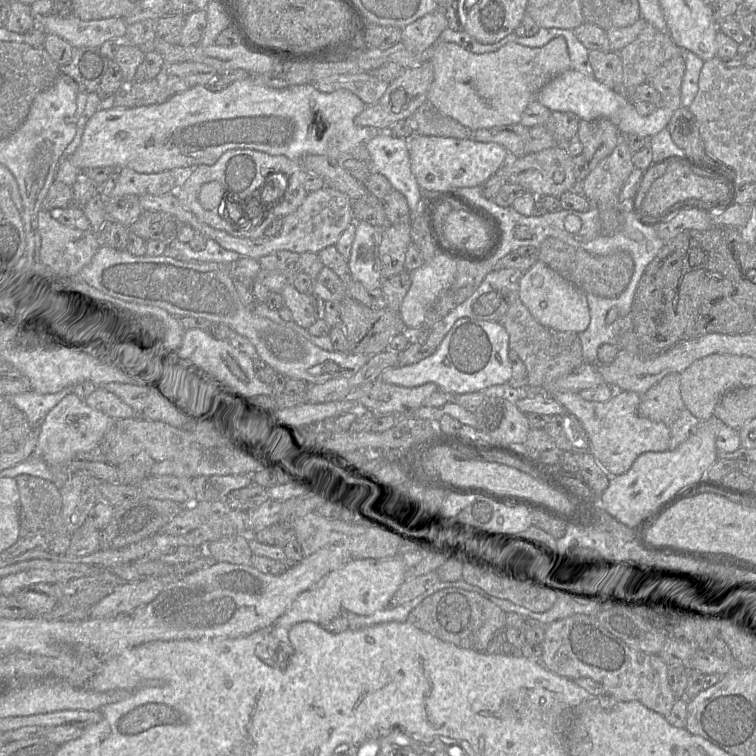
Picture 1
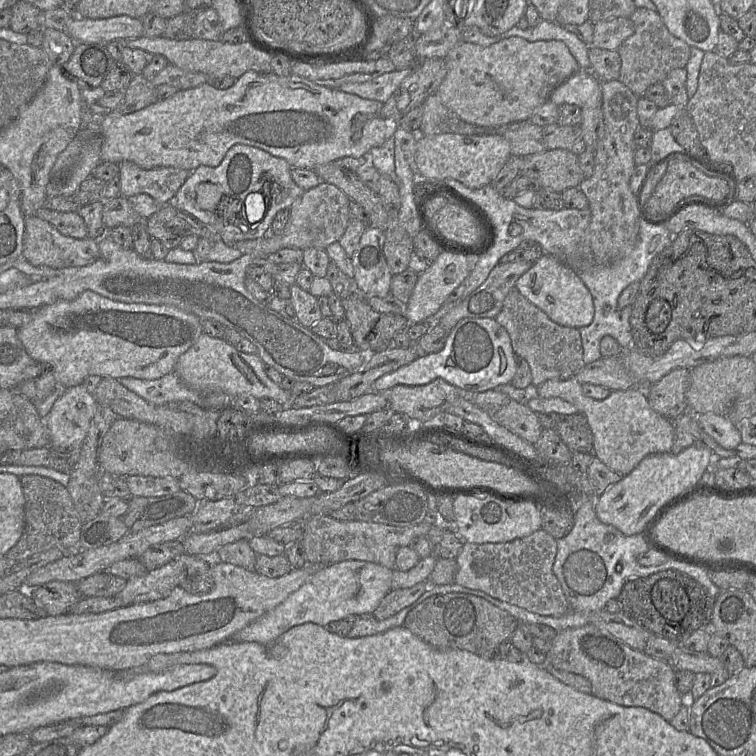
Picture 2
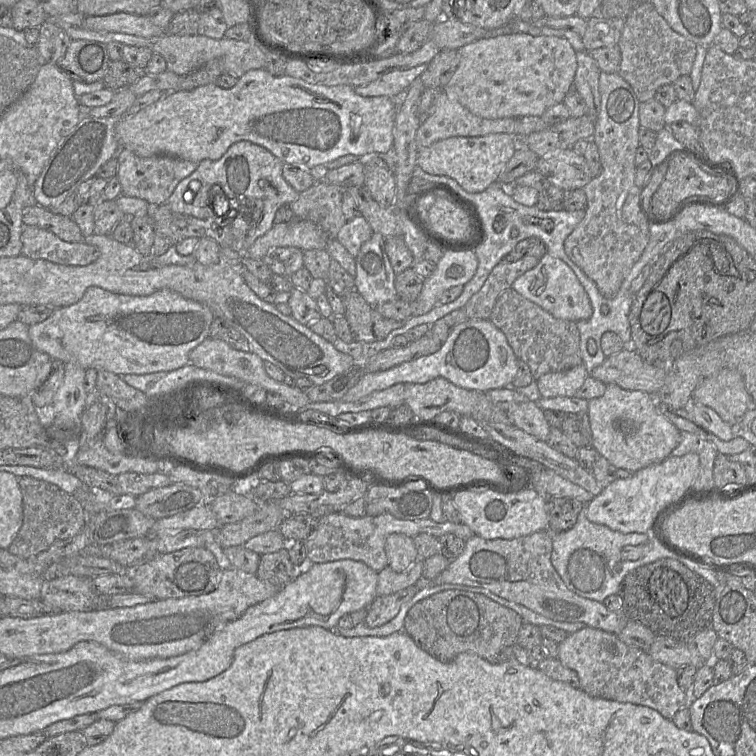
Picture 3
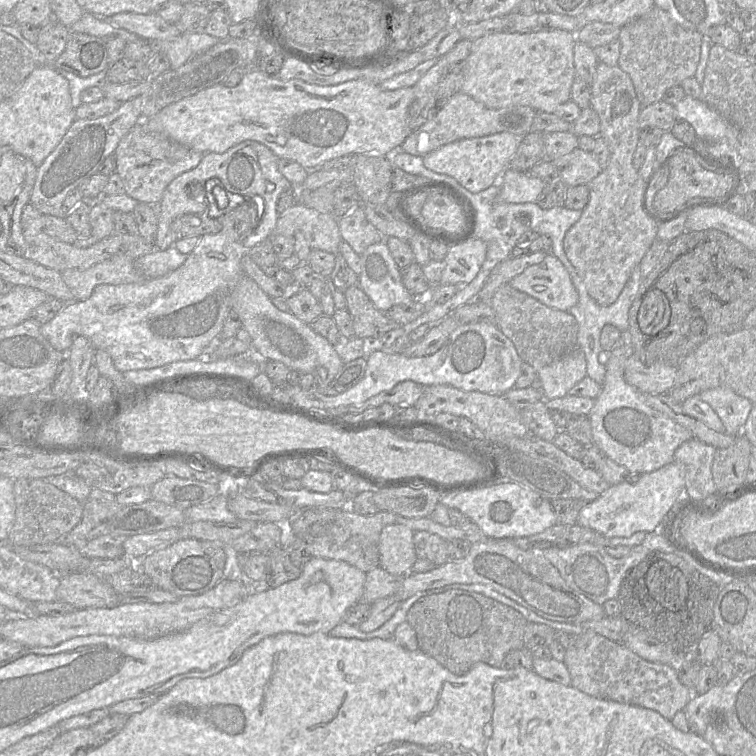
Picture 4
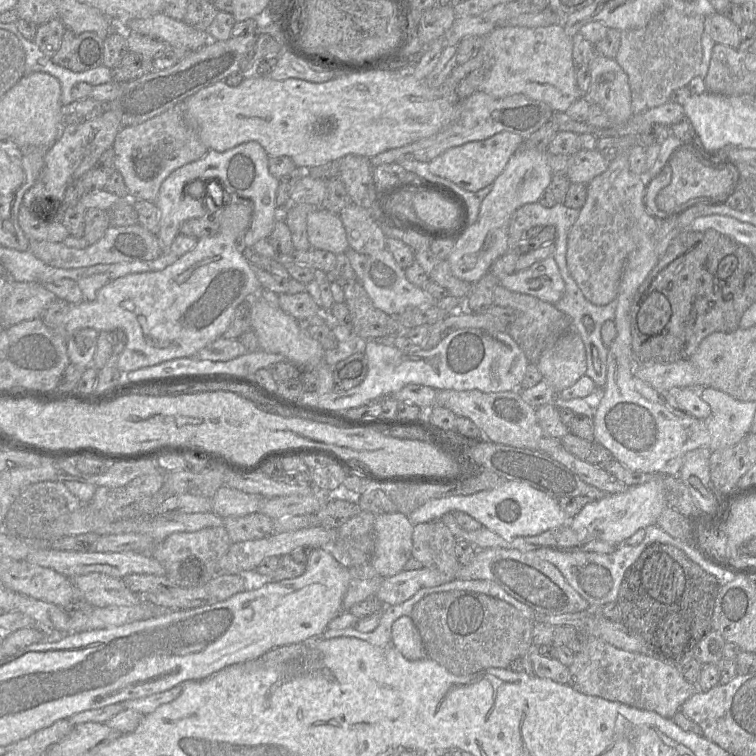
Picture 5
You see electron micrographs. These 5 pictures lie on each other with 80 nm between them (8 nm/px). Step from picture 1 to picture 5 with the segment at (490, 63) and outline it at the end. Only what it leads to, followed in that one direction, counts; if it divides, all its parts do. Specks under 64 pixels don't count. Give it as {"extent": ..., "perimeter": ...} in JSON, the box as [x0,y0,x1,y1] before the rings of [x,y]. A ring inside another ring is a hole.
{"extent":[478,24,581,112],"perimeter":[[[562,24],[546,27],[496,27],[483,37],[482,46],[491,59],[491,68],[478,90],[494,97],[504,98],[513,94],[524,94],[534,100],[548,104],[554,112],[565,112],[571,104],[581,98],[577,87],[575,63],[573,60],[573,40],[563,29]]]}

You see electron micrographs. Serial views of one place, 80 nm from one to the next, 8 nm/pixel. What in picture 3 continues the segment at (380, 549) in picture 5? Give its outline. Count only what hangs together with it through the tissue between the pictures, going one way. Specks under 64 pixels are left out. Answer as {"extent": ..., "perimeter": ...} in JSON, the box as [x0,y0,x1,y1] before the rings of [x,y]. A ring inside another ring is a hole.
{"extent":[385,534,419,573],"perimeter":[[[390,534],[386,539],[385,552],[388,567],[398,573],[406,571],[419,559],[413,538],[404,534]]]}

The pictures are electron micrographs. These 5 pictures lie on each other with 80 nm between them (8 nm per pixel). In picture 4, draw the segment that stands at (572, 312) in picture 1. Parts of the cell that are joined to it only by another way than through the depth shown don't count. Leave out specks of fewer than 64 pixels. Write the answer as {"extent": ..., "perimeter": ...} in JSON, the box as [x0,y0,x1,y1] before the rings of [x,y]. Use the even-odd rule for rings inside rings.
{"extent":[509,253,578,311],"perimeter":[[[547,253],[540,263],[528,266],[509,285],[548,307],[562,311],[568,311],[578,301],[569,272],[552,253]]]}

